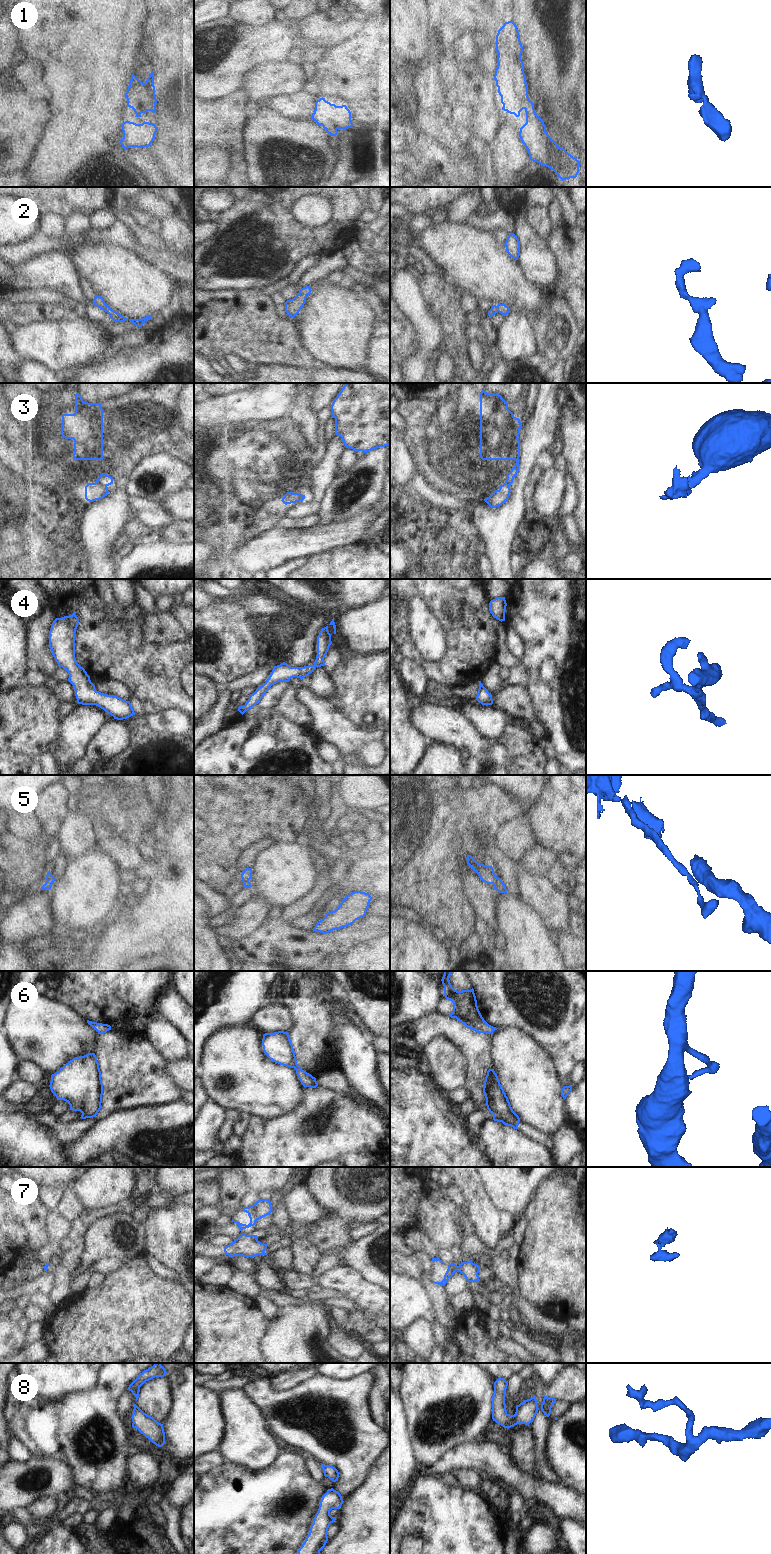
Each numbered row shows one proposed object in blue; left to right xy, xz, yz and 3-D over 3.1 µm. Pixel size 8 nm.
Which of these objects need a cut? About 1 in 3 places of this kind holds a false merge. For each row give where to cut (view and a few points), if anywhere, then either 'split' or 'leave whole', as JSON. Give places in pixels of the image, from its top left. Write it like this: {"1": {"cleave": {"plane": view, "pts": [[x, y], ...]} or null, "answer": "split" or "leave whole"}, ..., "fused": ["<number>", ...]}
{"1": {"cleave": null, "answer": "leave whole"}, "2": {"cleave": null, "answer": "leave whole"}, "3": {"cleave": {"plane": "xy", "pts": [[94, 483], [106, 486]]}, "answer": "split"}, "4": {"cleave": null, "answer": "leave whole"}, "5": {"cleave": null, "answer": "leave whole"}, "6": {"cleave": null, "answer": "leave whole"}, "7": {"cleave": null, "answer": "leave whole"}, "8": {"cleave": null, "answer": "leave whole"}, "fused": ["3"]}

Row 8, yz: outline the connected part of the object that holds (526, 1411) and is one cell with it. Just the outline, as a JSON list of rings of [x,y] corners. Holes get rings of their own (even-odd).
[[[498,1378],[494,1382],[494,1394],[492,1396],[492,1419],[504,1428],[511,1428],[517,1424],[529,1425],[534,1420],[539,1408],[536,1396],[524,1400],[516,1406],[514,1415],[507,1413],[505,1396],[508,1381]]]

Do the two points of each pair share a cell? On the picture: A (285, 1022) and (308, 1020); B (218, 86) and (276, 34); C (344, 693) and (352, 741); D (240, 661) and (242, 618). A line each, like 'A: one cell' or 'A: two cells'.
A: two cells
B: one cell
C: two cells
D: one cell

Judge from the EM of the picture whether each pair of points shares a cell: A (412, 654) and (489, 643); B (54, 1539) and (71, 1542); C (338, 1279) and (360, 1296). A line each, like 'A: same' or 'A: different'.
A: same
B: same
C: same

